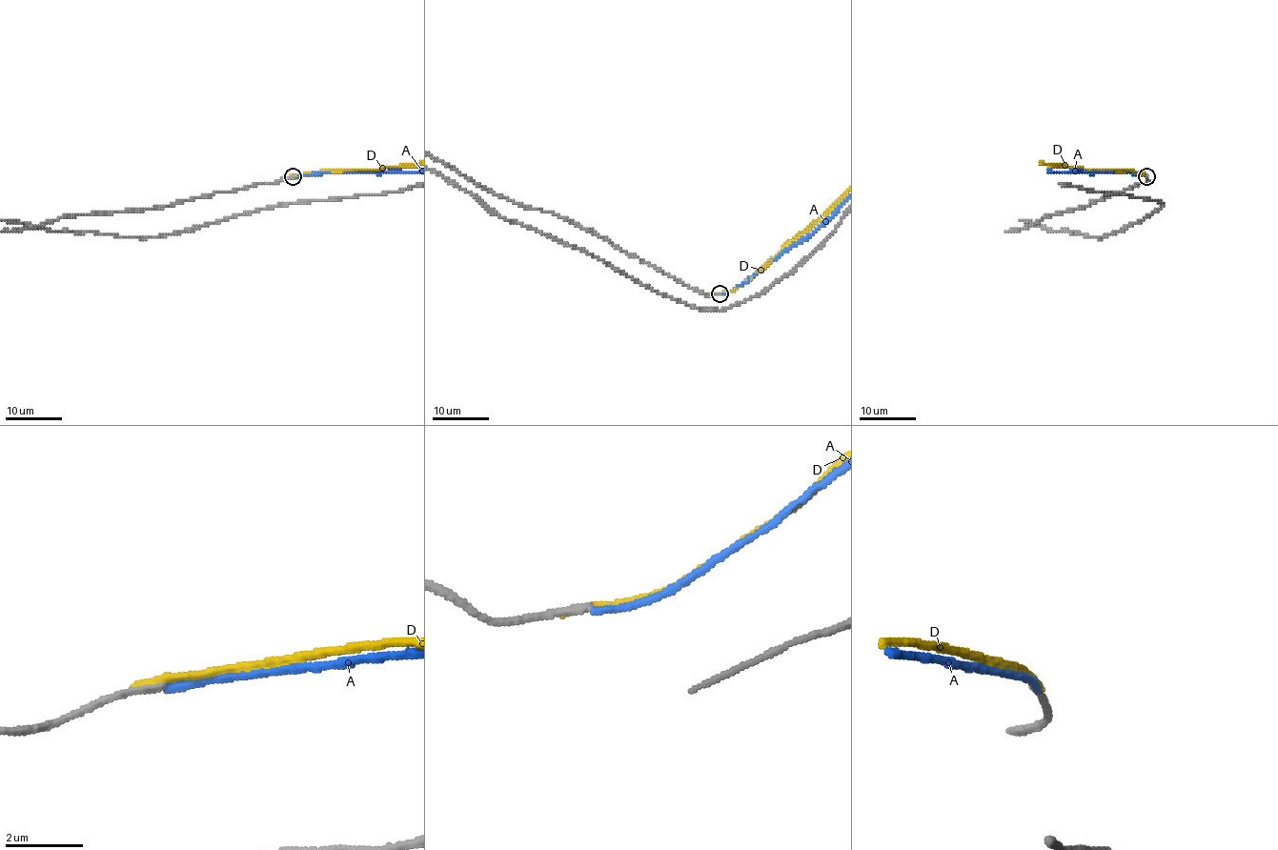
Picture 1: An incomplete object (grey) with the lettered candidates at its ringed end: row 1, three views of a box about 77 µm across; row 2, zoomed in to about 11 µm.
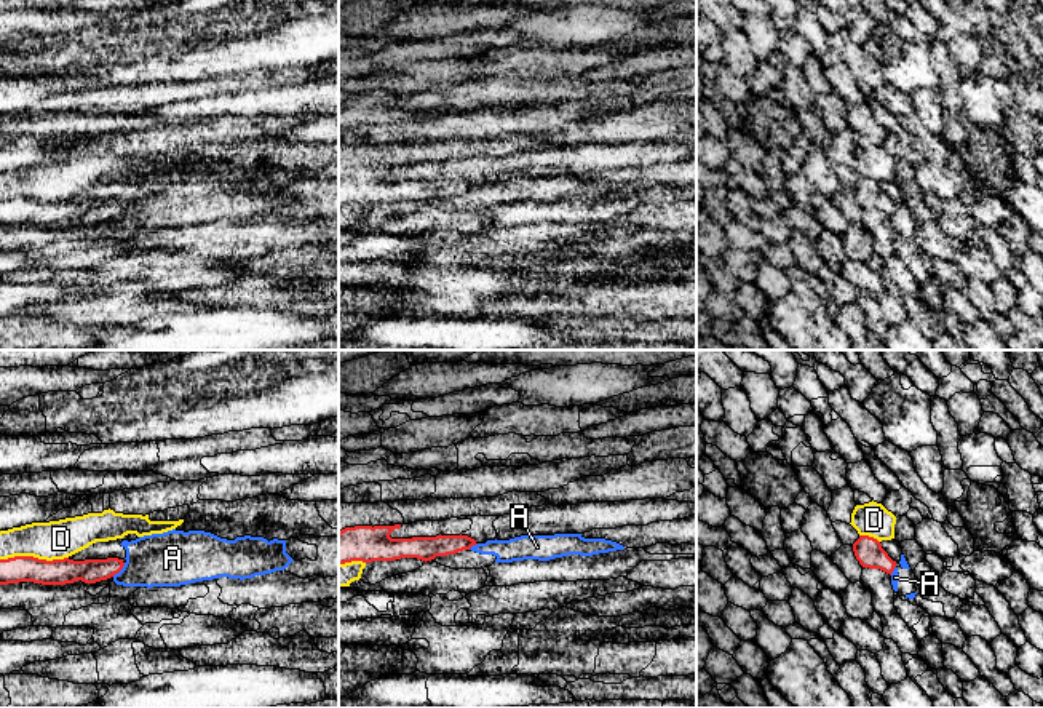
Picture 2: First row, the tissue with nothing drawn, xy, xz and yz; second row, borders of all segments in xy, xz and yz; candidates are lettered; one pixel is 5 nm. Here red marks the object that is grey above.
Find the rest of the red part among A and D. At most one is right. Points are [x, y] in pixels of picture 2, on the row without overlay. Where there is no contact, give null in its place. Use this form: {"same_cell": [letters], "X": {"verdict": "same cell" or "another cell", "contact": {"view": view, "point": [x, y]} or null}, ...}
{"same_cell": [], "A": {"verdict": "another cell", "contact": {"view": "xy", "point": [118, 213]}}, "D": {"verdict": "another cell", "contact": {"view": "xy", "point": [34, 200]}}}

